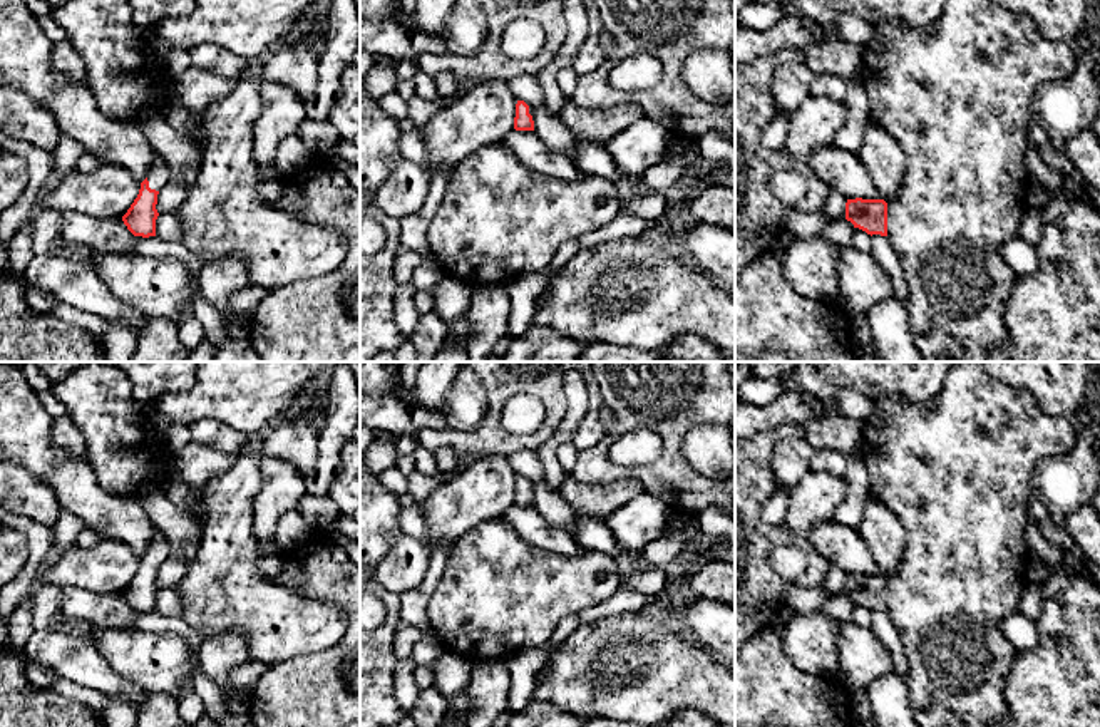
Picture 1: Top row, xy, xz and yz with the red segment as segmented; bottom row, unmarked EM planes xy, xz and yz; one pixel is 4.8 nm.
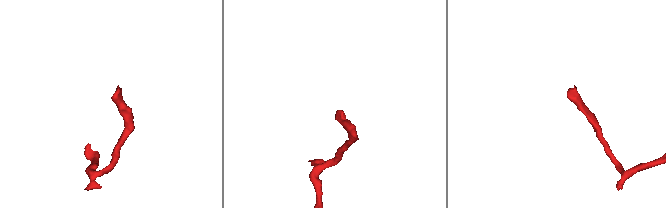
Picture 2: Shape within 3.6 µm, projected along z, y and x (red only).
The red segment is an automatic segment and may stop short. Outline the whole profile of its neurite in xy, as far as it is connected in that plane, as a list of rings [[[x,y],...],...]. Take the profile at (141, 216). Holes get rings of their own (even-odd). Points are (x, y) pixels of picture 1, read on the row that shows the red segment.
[[[156,152],[154,164],[127,213],[122,216],[124,224],[134,236],[156,236],[156,219],[159,216],[156,204],[157,194],[169,179],[166,161]]]

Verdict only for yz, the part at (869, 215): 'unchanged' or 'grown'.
unchanged

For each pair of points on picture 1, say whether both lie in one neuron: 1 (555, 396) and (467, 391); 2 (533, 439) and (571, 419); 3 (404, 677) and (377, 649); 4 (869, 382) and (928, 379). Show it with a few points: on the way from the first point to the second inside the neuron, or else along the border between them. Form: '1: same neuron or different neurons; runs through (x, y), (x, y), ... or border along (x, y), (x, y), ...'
1: different neurons; border along (481, 379), (486, 389), (488, 411), (472, 429)
2: different neurons; border along (563, 387), (565, 417), (534, 451)
3: different neurons; border along (395, 662), (394, 699), (400, 707)
4: same neuron; runs through (884, 379), (913, 379)

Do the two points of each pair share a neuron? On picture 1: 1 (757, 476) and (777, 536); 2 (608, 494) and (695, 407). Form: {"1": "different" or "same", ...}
{"1": "same", "2": "different"}

